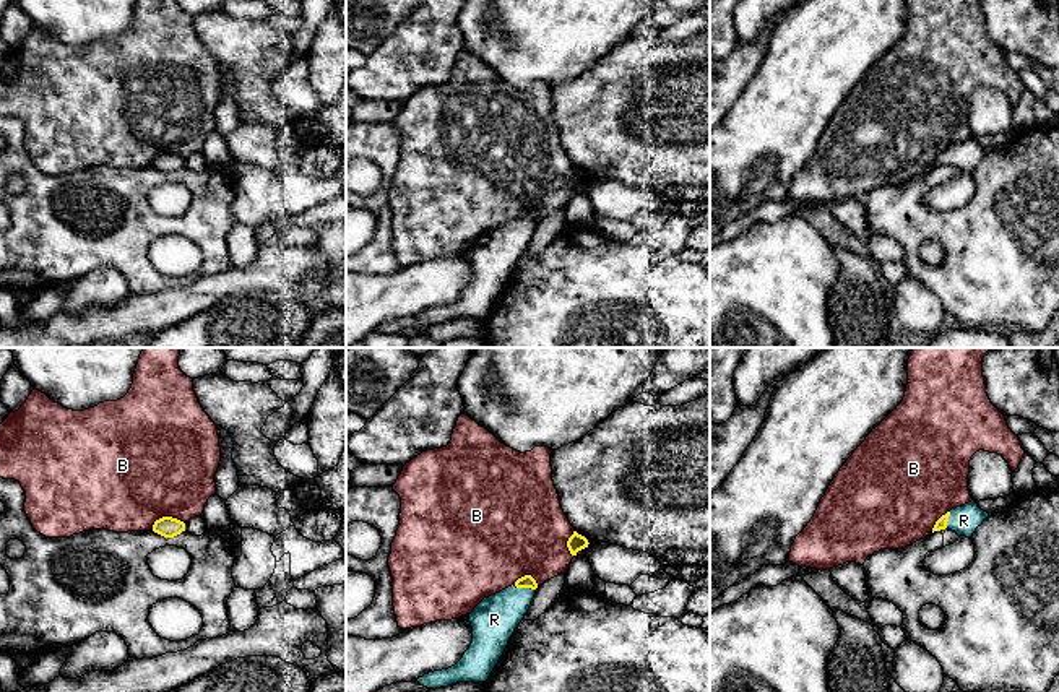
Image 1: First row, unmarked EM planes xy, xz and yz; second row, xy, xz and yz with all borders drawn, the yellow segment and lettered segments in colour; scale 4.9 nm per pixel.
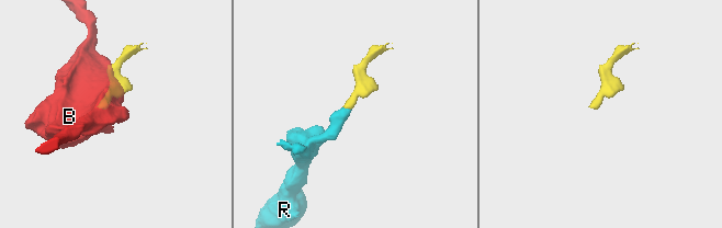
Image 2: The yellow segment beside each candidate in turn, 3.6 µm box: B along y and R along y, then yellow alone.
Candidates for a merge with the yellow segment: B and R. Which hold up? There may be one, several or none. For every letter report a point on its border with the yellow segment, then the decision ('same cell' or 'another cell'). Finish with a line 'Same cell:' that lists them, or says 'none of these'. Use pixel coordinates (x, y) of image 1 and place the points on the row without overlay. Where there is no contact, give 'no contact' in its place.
B: meets yellow in xy at (166, 153); another cell
R: meets yellow in xz at (525, 223); same cell
Same cell: R

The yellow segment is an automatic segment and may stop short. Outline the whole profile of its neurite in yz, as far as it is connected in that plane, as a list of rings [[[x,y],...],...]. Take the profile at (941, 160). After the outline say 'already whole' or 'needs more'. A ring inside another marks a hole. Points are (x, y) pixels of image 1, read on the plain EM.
[[[971,136],[942,151],[936,158],[932,169],[949,164],[955,167],[958,172],[971,174],[976,164],[981,162],[988,153],[989,149],[981,146],[978,140]]]; needs more

